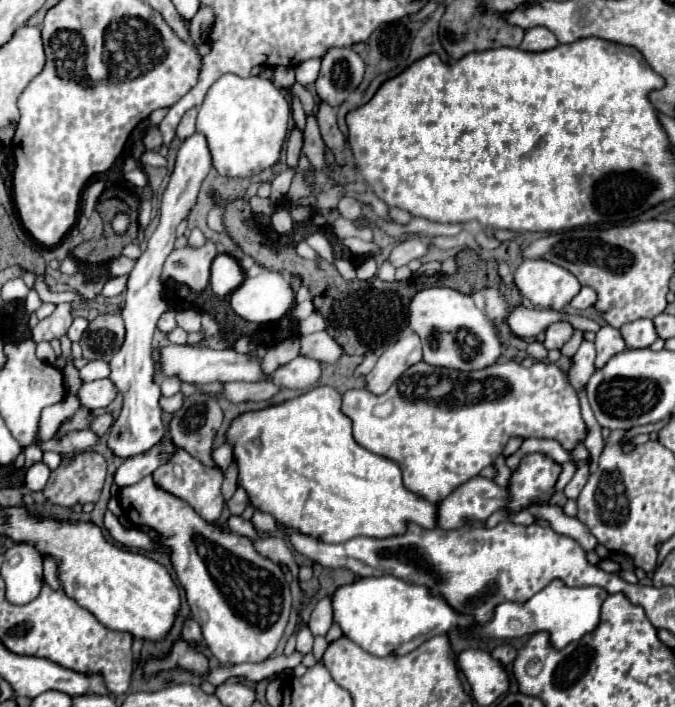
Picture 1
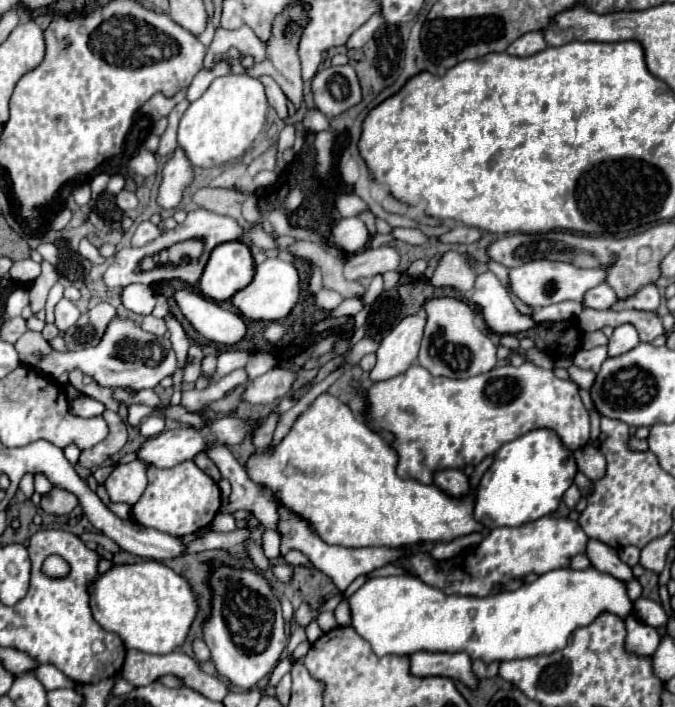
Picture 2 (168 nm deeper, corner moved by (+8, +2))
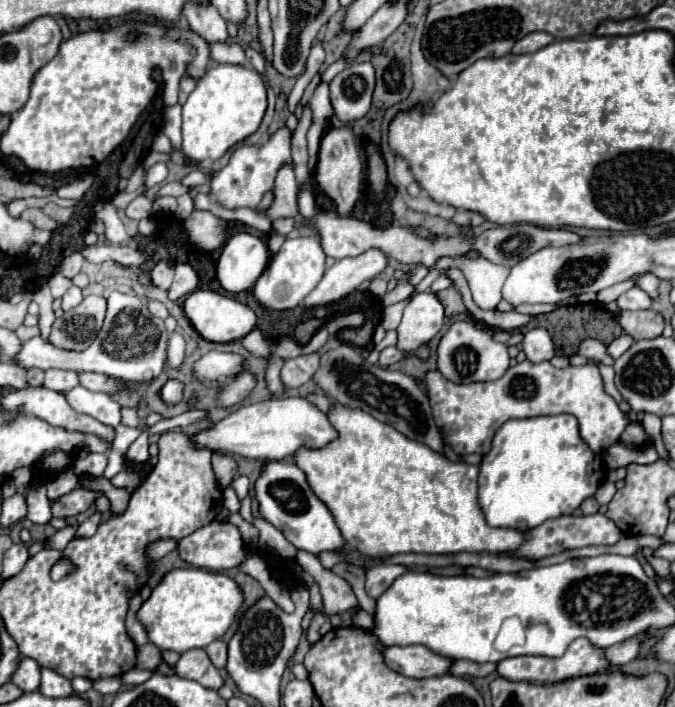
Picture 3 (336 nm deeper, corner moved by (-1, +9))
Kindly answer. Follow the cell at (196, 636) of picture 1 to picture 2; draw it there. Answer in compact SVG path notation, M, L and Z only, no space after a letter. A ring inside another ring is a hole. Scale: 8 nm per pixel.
M194 638L194 640L192 640L192 650L194 650L194 654L196 654L196 658L198 658L200 662L210 660L210 650L208 650L208 646L206 646L200 638Z

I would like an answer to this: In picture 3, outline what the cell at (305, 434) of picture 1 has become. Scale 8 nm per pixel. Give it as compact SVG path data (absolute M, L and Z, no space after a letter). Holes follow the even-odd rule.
M337 403L329 411L329 421L339 431L339 439L323 449L301 447L295 463L307 475L315 495L329 507L343 539L353 549L373 559L397 553L463 551L511 555L525 543L521 531L487 525L477 503L479 471L475 465L451 463L425 443L399 435L395 427L387 427L359 409Z

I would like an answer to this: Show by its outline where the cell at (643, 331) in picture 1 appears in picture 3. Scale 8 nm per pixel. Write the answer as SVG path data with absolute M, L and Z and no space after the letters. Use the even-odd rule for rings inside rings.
M621 335L621 337L617 337L617 339L607 347L607 353L609 353L613 359L617 359L617 357L621 357L631 345L633 345L633 339L631 339L629 335Z

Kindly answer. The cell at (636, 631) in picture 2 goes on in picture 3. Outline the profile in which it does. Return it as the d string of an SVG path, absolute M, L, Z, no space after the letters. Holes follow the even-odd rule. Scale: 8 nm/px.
M639 635L637 639L629 639L629 641L623 641L619 645L611 645L611 647L605 647L603 653L605 653L605 659L607 663L617 669L617 667L625 667L627 663L631 663L639 651L641 651L641 645L643 645L643 639L645 635Z

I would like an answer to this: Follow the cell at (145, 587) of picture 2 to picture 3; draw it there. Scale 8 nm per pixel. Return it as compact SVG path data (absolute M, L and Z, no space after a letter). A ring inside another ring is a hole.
M193 567L173 569L141 605L137 619L145 625L149 641L159 649L185 653L189 649L203 649L221 639L237 619L243 601L245 595L241 587L227 575Z

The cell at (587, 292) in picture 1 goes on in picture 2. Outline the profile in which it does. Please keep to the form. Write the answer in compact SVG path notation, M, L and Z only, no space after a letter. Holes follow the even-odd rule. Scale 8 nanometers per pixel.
M606 284L594 286L594 290L588 290L586 298L582 298L582 304L588 306L588 308L594 308L594 310L606 310L614 302L618 302L618 298L616 298L614 290L610 286L606 286Z

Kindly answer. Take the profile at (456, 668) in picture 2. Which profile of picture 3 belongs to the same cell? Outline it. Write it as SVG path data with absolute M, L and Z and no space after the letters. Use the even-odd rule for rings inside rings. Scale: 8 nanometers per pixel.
M393 645L393 647L383 647L381 653L387 667L405 677L415 677L415 679L445 675L453 663L449 657L441 657L423 645L407 645L407 647Z

